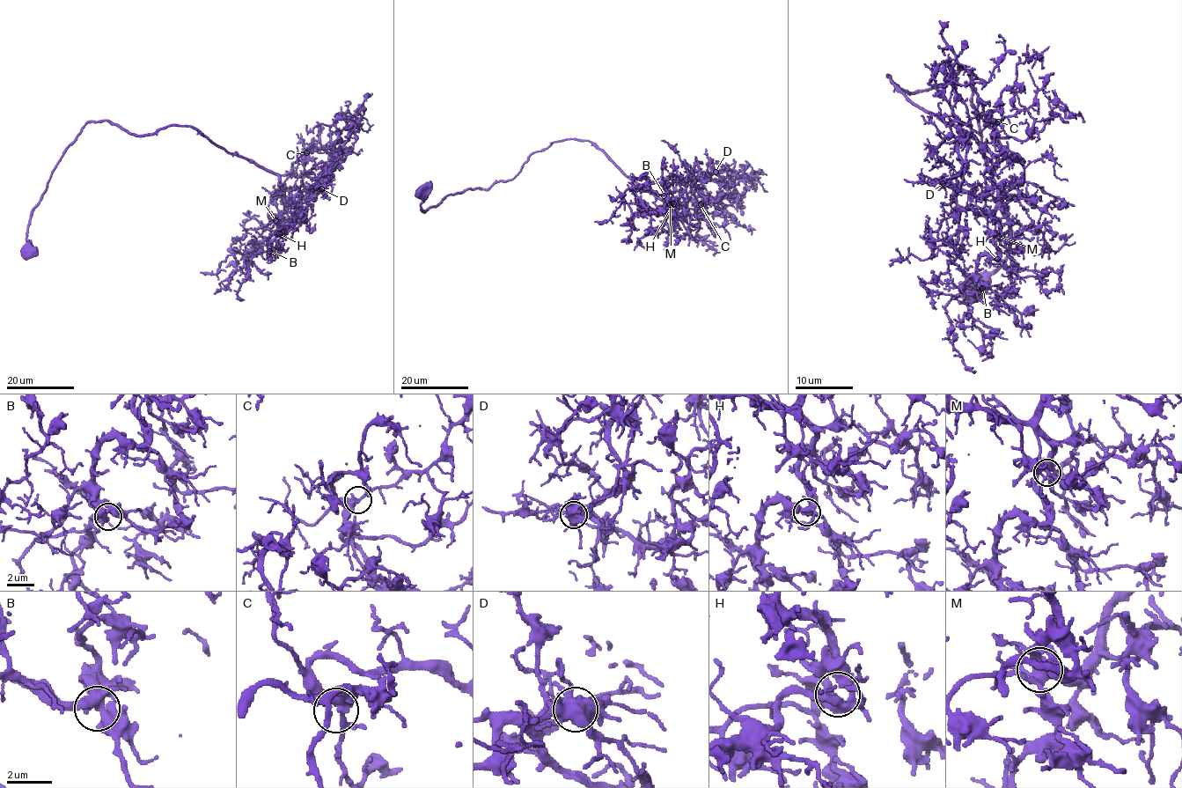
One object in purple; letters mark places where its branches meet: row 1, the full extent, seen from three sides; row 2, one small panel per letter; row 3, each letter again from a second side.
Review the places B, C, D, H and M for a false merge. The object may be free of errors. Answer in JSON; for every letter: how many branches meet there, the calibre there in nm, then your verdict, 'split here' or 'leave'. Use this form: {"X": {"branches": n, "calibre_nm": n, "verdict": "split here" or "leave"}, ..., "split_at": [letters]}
{"B": {"branches": 4, "calibre_nm": 380, "verdict": "leave"}, "C": {"branches": 4, "calibre_nm": 360, "verdict": "leave"}, "D": {"branches": 8, "calibre_nm": 600, "verdict": "split here"}, "H": {"branches": 5, "calibre_nm": 320, "verdict": "leave"}, "M": {"branches": 6, "calibre_nm": 440, "verdict": "leave"}, "split_at": ["D"]}

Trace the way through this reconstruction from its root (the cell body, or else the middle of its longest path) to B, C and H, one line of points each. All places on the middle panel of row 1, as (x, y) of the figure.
B: (424, 190), (423, 211), (447, 195), (510, 180), (533, 152), (579, 139), (648, 191), (680, 202), (664, 195)
C: (424, 190), (423, 211), (447, 195), (510, 180), (533, 152), (579, 139), (659, 197), (701, 204)
H: (424, 190), (423, 211), (447, 195), (510, 180), (533, 152), (579, 139), (648, 191), (680, 202), (673, 203)

